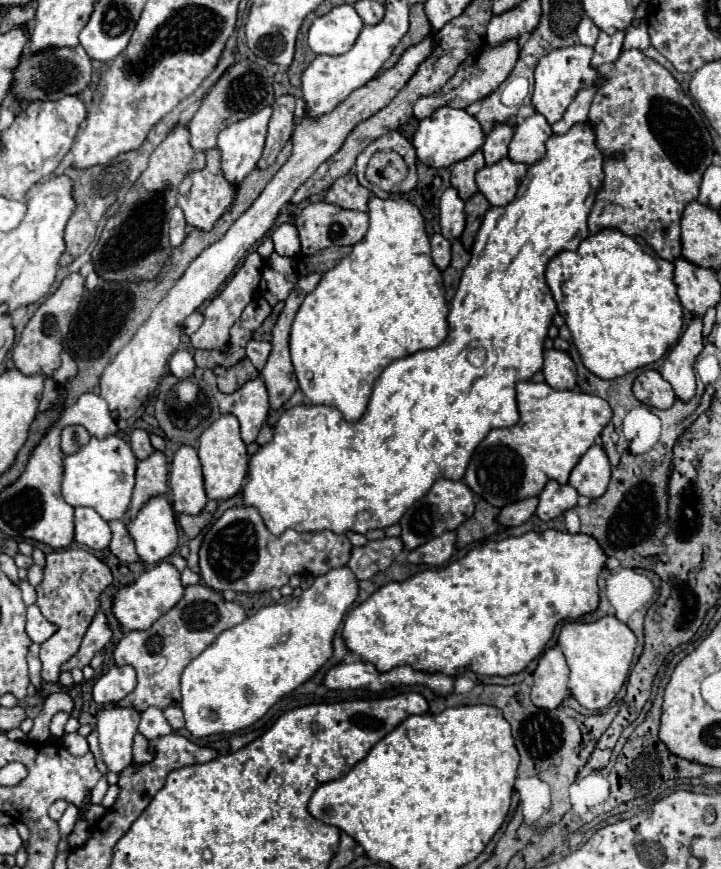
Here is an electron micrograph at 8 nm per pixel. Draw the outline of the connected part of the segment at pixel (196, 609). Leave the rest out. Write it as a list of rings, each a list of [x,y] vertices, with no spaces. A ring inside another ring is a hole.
[[[190,585],[184,591],[184,597],[178,605],[162,615],[148,631],[130,631],[126,633],[114,649],[114,661],[118,667],[130,665],[136,669],[138,685],[132,695],[126,695],[116,703],[116,707],[134,707],[144,711],[148,707],[166,709],[170,705],[180,705],[180,675],[184,667],[212,645],[220,631],[234,627],[246,619],[244,609],[234,601],[224,601],[222,593],[212,591],[208,585]]]

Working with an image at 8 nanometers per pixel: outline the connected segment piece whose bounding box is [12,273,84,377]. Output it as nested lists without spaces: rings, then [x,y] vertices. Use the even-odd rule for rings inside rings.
[[[70,273],[62,285],[52,293],[32,315],[30,323],[26,325],[22,337],[18,339],[18,345],[12,349],[12,363],[14,367],[24,375],[44,375],[50,377],[56,367],[60,367],[60,353],[62,353],[62,339],[68,333],[70,321],[74,319],[78,305],[82,301],[84,293],[84,277],[80,273]]]

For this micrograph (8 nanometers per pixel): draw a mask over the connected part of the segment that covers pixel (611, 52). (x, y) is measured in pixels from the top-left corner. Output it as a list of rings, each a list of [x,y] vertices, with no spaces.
[[[618,31],[614,35],[600,33],[596,45],[594,45],[594,57],[592,57],[592,67],[598,69],[604,63],[612,63],[620,57],[622,53],[622,41],[624,41],[624,31]]]

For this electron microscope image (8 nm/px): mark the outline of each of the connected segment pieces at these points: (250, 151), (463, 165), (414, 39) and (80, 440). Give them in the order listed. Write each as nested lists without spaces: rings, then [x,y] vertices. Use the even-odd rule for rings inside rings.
[[[264,107],[262,111],[220,131],[220,169],[230,185],[240,185],[242,179],[256,167],[262,155],[270,115],[272,107]]]
[[[476,151],[474,155],[458,161],[452,167],[452,187],[458,191],[460,199],[466,201],[466,199],[470,199],[478,191],[474,175],[476,175],[476,171],[480,171],[480,167],[484,167],[482,151]]]
[[[418,3],[418,5],[412,5],[412,7],[410,7],[410,29],[408,29],[408,33],[402,37],[402,41],[398,43],[396,51],[392,53],[392,57],[384,63],[384,69],[382,69],[380,73],[384,73],[386,69],[394,67],[396,61],[400,59],[400,55],[402,55],[408,47],[412,47],[412,45],[420,43],[424,37],[428,37],[428,33],[430,33],[430,23],[428,23],[428,19],[426,19],[426,15],[424,15],[424,5],[420,5],[420,3]]]
[[[70,425],[62,429],[62,451],[66,455],[72,455],[76,451],[80,451],[80,447],[88,443],[88,431],[80,425]],[[86,435],[86,437],[84,437]]]

